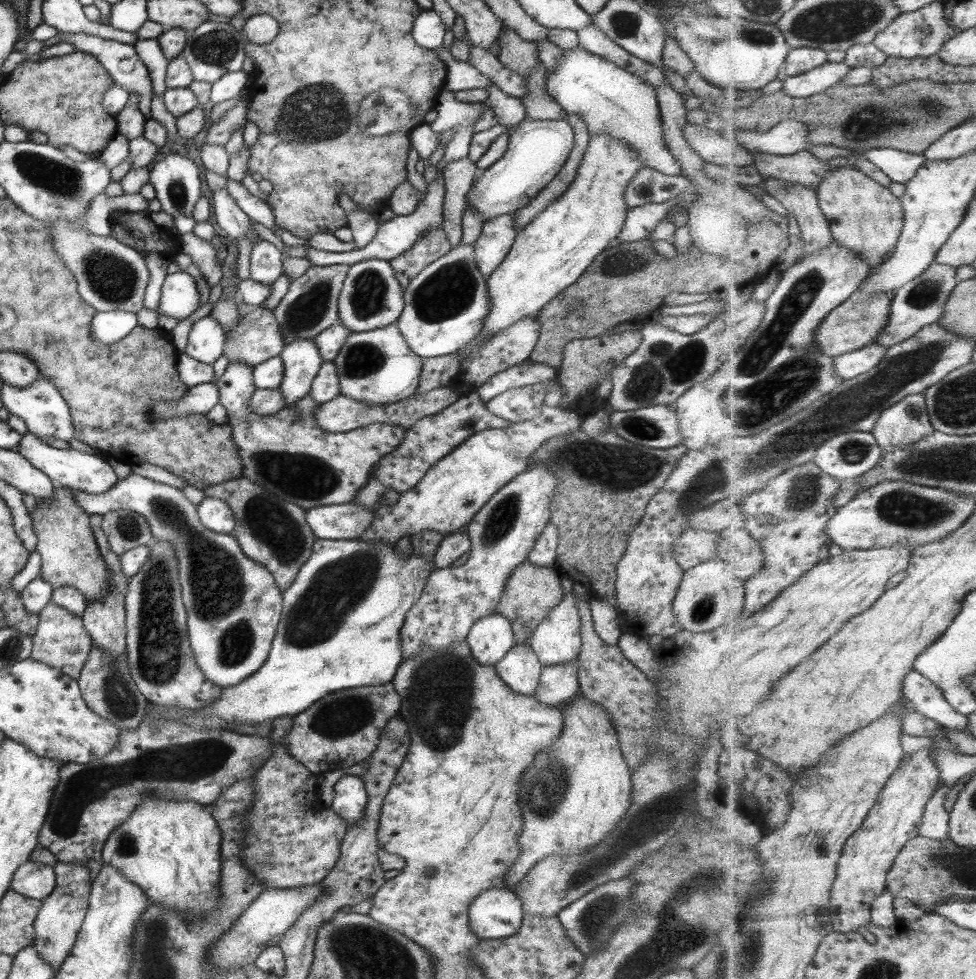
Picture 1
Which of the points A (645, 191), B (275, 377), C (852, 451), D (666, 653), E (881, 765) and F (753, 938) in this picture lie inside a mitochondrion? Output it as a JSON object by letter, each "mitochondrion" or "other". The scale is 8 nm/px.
{"A":"other","B":"other","C":"mitochondrion","D":"other","E":"other","F":"mitochondrion"}

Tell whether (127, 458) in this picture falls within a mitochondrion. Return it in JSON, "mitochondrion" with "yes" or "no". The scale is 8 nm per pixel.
{"mitochondrion":"no"}

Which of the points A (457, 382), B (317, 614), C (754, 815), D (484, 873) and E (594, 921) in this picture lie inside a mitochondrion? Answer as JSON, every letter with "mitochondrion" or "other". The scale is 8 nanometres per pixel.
{"A":"other","B":"mitochondrion","C":"other","D":"other","E":"mitochondrion"}

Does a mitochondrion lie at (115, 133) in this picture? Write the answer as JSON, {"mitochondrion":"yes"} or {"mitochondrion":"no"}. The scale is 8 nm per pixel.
{"mitochondrion":"no"}

